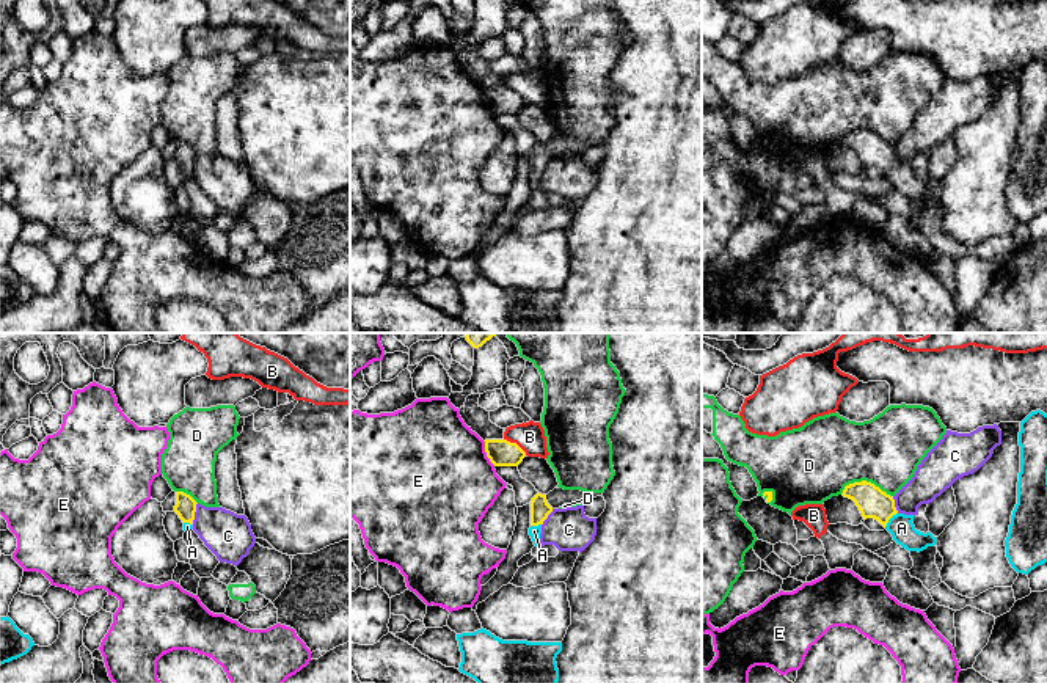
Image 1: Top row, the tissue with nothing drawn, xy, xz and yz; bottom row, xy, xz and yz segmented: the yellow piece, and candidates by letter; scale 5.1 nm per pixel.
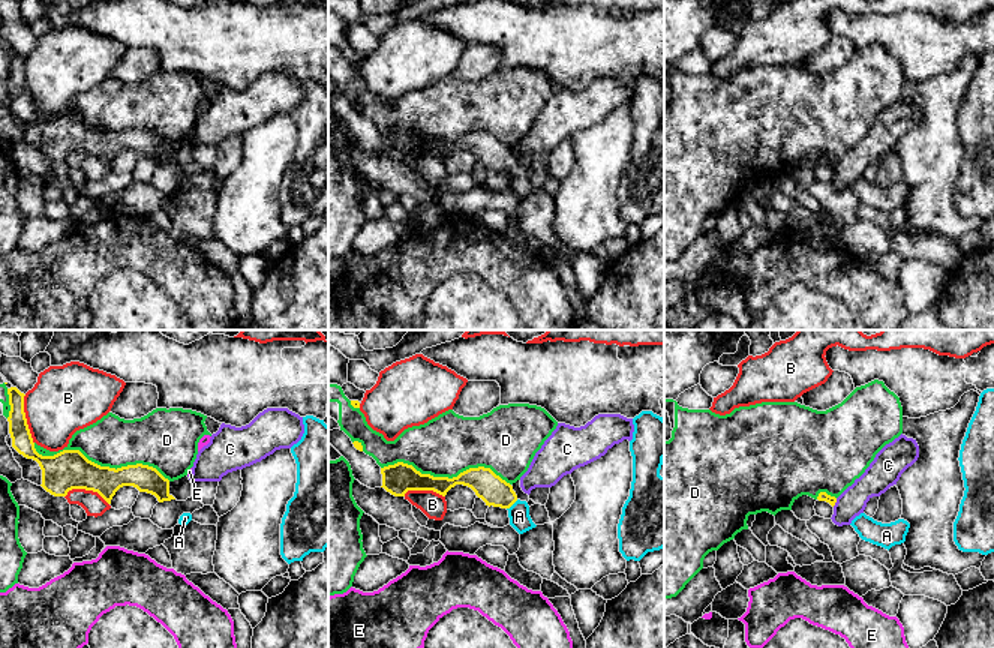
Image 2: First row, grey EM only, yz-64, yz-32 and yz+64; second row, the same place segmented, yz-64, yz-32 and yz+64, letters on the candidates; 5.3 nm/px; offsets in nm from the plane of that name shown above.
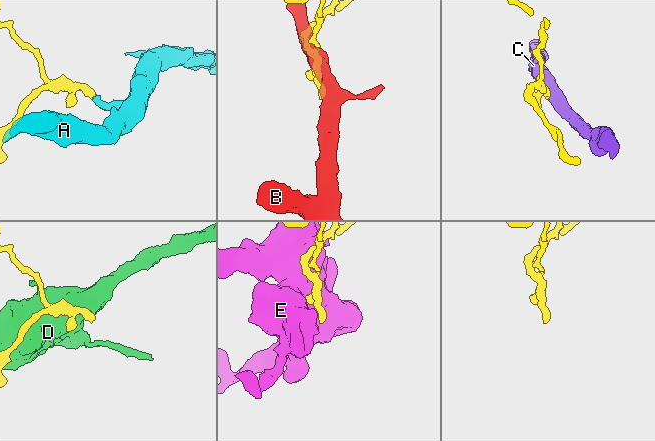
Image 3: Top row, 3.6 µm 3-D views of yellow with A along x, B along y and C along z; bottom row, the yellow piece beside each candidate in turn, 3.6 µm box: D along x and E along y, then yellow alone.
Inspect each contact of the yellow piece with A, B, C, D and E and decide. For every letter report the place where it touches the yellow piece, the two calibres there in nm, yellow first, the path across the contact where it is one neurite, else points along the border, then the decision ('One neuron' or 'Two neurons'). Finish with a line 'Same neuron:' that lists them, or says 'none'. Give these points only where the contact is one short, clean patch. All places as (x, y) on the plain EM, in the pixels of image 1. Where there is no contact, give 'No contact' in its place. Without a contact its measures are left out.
A: Touches yellow at yz (889, 167). Thickness 160 nm (yellow) against 130 nm. Path across: yz (873, 151), (889, 167), (901, 176). One neuron
B: Touches yellow at xz (515, 91). Thickness 140 nm (yellow) against 150 nm. Two neurons
C: Touches yellow at xy (193, 162). Thickness 110 nm (yellow) against 240 nm. Boundary: xy (198, 151), (192, 171). Two neurons
D: Touches yellow at yz (865, 129). Thickness 160 nm (yellow) against 380 nm. Two neurons
E: Touches yellow at xz (487, 102). Thickness 140 nm (yellow) against 500 nm. Two neurons
Same neuron: A

